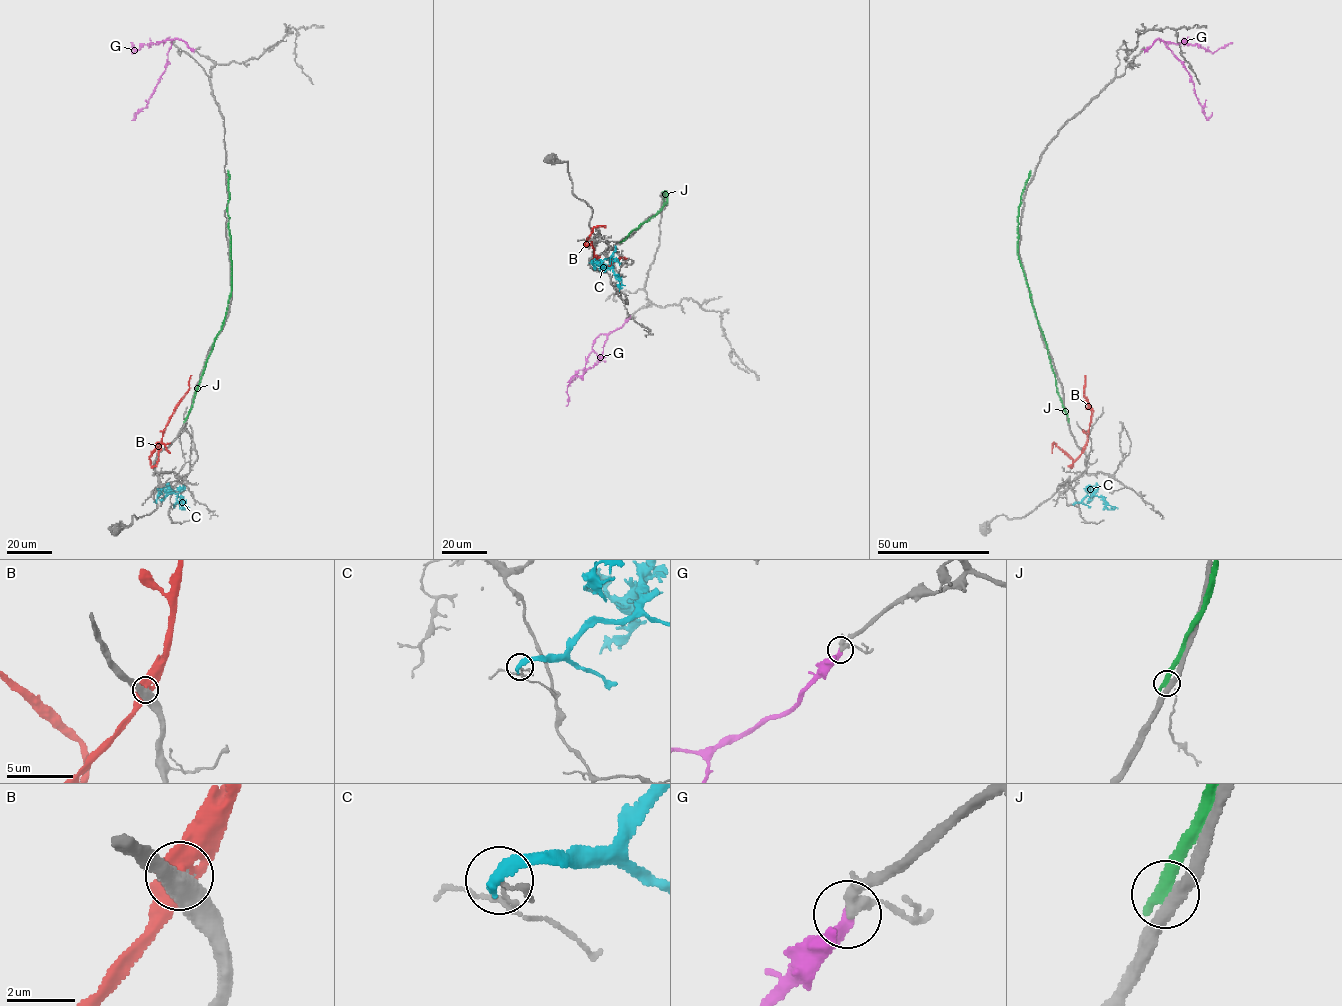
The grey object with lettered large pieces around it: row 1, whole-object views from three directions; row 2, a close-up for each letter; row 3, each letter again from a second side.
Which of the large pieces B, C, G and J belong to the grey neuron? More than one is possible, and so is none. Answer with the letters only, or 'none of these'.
G

